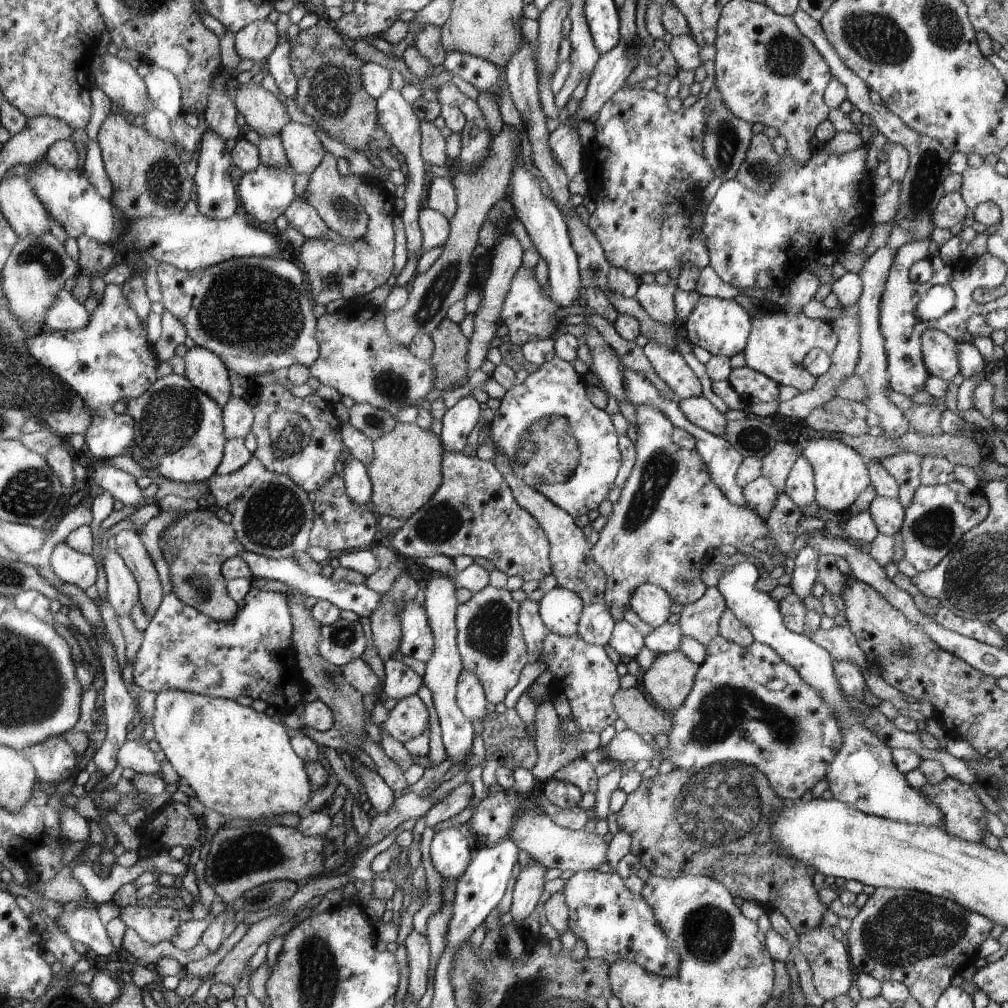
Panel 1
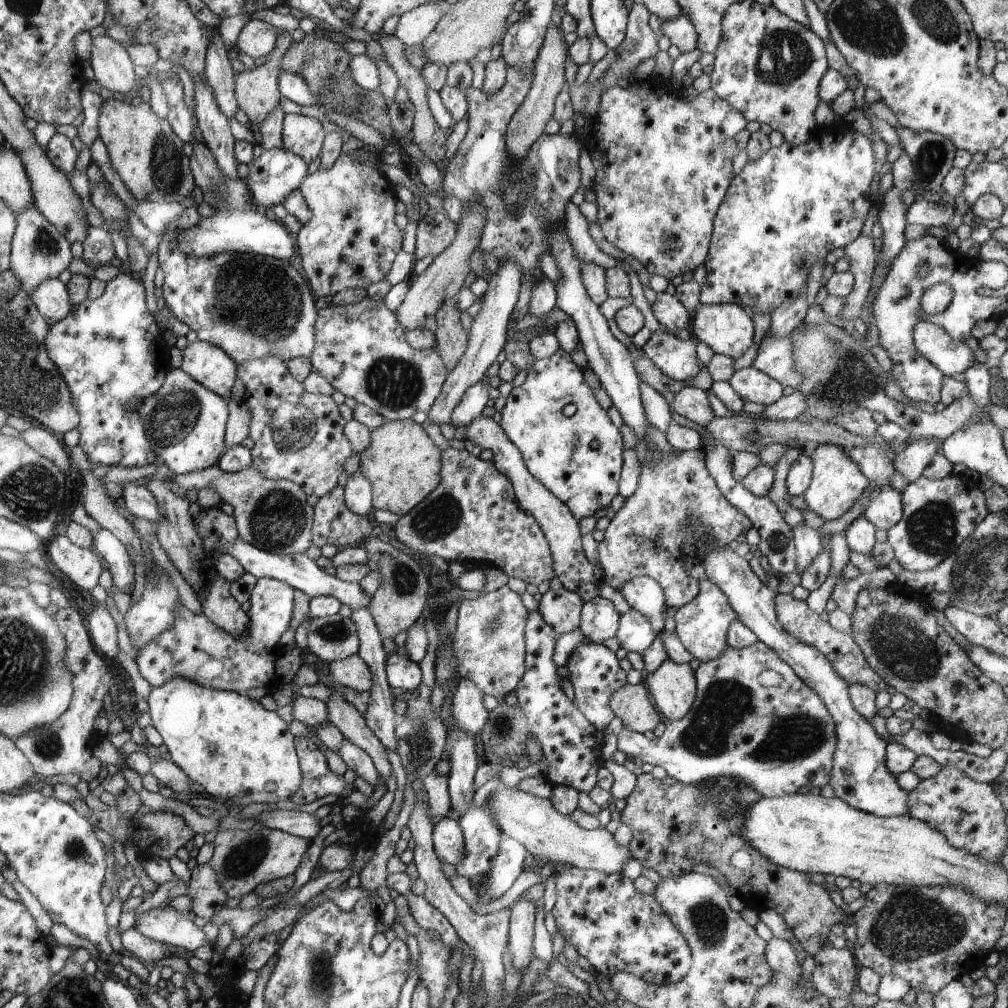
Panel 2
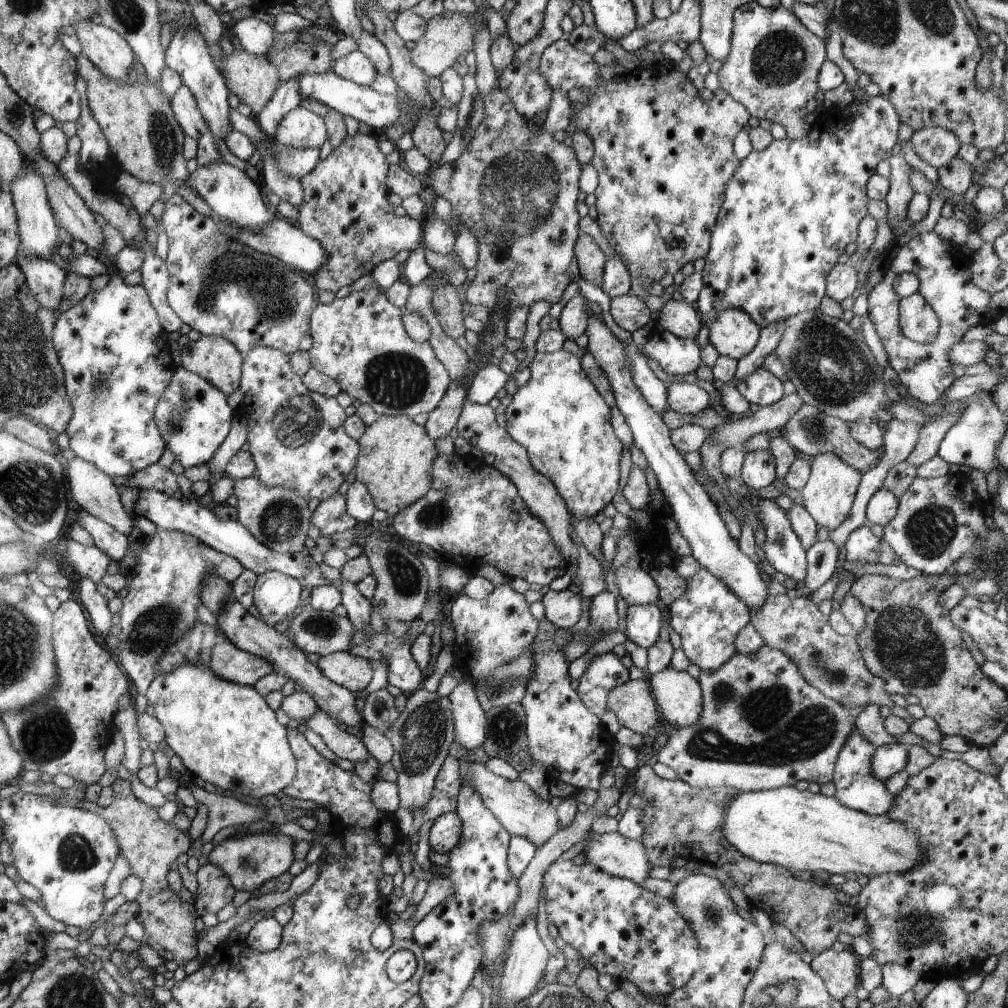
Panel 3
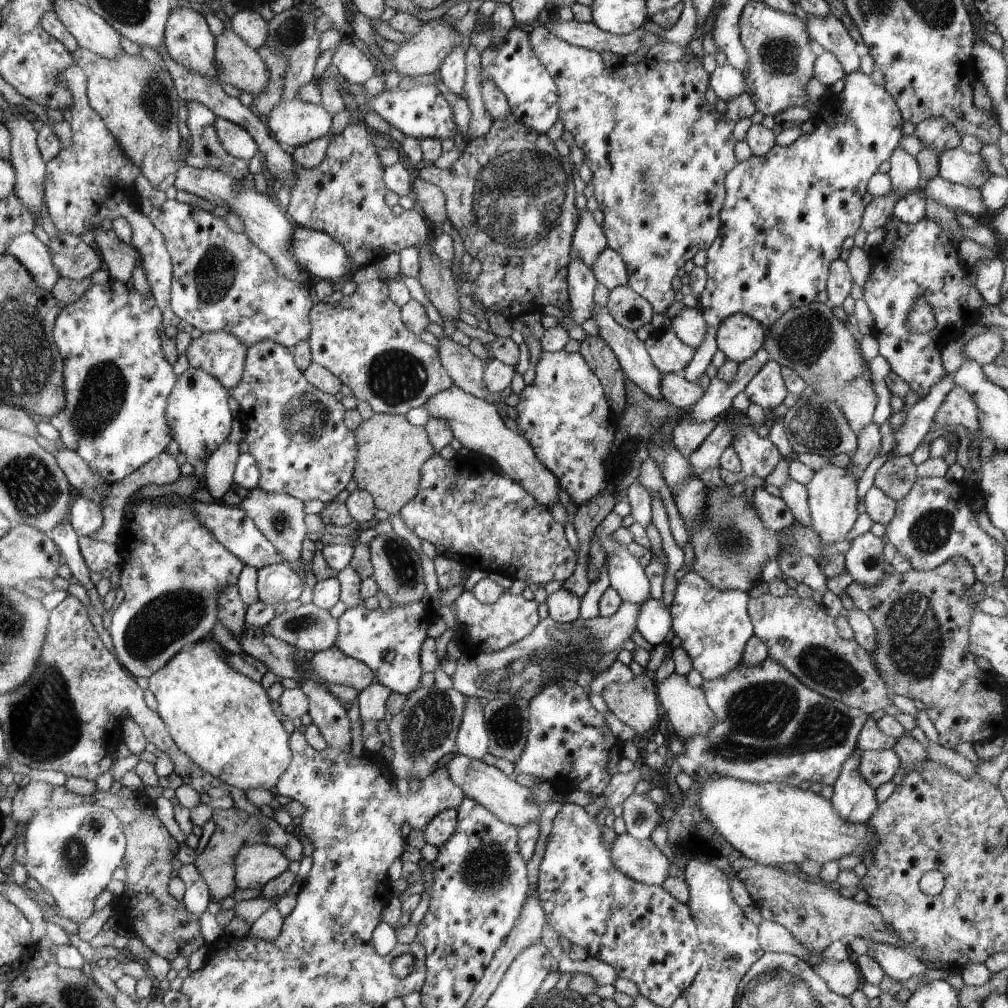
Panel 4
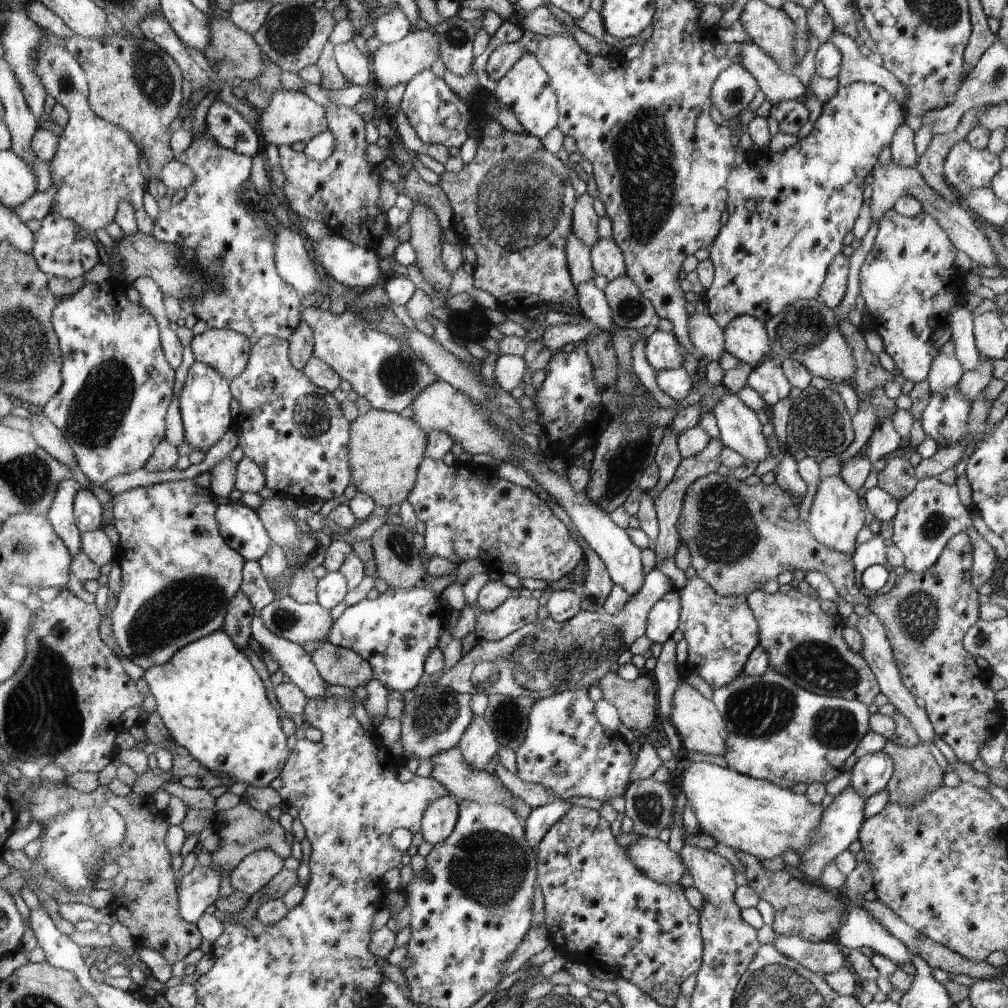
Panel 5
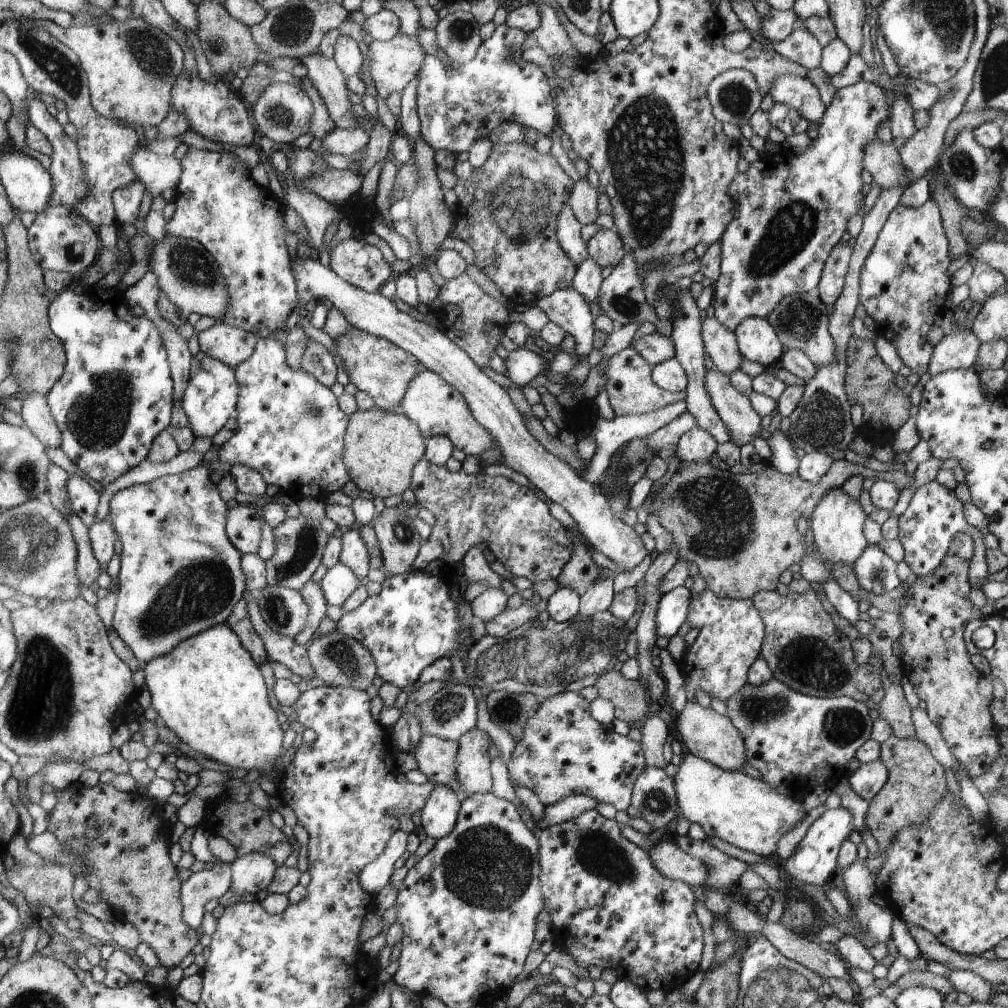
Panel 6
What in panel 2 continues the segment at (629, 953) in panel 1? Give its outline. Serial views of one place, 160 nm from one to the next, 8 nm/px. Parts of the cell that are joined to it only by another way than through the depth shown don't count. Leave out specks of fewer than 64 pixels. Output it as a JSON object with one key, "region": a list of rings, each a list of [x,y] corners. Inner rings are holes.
{"region":[[[565,865],[558,866],[555,871],[558,900],[551,912],[556,919],[558,934],[562,934],[562,938],[588,960],[597,974],[612,977],[620,972],[631,973],[656,986],[674,985],[687,976],[692,968],[690,946],[653,895],[638,892],[634,881],[623,874],[605,874]]]}

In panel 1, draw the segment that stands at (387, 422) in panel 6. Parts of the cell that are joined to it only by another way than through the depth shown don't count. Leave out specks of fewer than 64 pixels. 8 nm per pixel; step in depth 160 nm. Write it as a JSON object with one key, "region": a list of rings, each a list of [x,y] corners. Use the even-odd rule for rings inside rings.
{"region":[[[399,423],[391,433],[384,434],[373,442],[374,460],[367,466],[367,473],[371,480],[370,505],[376,514],[392,516],[392,518],[410,517],[423,508],[443,484],[442,462],[445,453],[442,439],[430,429],[424,430],[414,423]]]}

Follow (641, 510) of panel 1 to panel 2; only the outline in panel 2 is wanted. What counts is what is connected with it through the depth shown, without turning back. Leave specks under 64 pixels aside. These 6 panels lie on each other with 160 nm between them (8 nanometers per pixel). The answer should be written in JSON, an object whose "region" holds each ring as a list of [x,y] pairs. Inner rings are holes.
{"region":[[[641,383],[639,388],[648,422],[662,433],[668,431],[674,422],[668,400],[658,390],[654,390],[650,384]],[[703,448],[676,451],[676,454],[649,452],[642,463],[636,492],[626,498],[626,504],[616,512],[604,532],[604,540],[598,544],[598,562],[600,567],[604,566],[604,574],[608,574],[608,584],[620,591],[630,578],[648,576],[662,586],[667,607],[681,608],[691,602],[698,596],[699,580],[686,574],[686,560],[682,554],[684,546],[694,546],[696,542],[696,524],[704,526],[710,538],[728,544],[738,540],[740,534],[747,533],[753,527],[750,520],[720,493],[717,483],[706,467],[706,452]]]}

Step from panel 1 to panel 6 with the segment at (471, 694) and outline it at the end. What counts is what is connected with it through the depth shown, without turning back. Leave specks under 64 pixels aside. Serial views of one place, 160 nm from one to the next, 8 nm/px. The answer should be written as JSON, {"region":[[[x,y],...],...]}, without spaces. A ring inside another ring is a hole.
{"region":[[[475,727],[457,742],[459,754],[455,759],[455,777],[459,778],[462,786],[462,797],[490,793],[492,788],[490,758],[488,758],[490,736],[484,730]]]}

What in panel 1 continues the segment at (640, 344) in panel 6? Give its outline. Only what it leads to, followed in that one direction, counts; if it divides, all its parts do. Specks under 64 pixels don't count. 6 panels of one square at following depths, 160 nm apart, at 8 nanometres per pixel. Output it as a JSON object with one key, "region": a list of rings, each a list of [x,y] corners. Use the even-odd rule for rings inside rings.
{"region":[[[649,341],[644,347],[645,357],[662,382],[677,396],[678,401],[702,396],[702,385],[682,355],[670,347]]]}

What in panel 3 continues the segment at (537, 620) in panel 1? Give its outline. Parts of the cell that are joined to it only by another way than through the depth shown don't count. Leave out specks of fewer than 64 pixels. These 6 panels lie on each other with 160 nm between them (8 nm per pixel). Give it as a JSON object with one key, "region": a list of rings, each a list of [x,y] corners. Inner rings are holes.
{"region":[[[544,618],[540,621],[540,628],[539,632],[536,633],[535,642],[531,645],[533,674],[525,684],[526,691],[520,703],[526,715],[527,745],[533,762],[540,762],[547,771],[558,770],[560,773],[559,780],[578,788],[579,791],[600,790],[600,777],[606,769],[610,768],[611,746],[615,738],[600,723],[598,716],[582,701],[578,691],[572,688],[572,679],[568,674],[569,664],[555,640],[557,629]]]}

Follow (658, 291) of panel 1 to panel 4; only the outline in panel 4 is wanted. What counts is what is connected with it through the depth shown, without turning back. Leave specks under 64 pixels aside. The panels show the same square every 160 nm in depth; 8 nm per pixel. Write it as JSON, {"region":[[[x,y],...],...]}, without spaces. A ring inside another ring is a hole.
{"region":[[[698,306],[682,309],[671,319],[670,329],[688,346],[697,349],[701,344],[705,344],[707,324]]]}

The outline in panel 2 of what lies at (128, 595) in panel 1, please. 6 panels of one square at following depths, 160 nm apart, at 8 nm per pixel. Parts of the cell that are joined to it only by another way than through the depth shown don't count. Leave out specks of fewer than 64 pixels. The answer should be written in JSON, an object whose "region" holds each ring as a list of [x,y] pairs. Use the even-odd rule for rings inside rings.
{"region":[[[101,529],[93,538],[93,549],[100,552],[108,571],[120,592],[128,593],[135,584],[134,565],[126,548],[114,537],[110,530]]]}

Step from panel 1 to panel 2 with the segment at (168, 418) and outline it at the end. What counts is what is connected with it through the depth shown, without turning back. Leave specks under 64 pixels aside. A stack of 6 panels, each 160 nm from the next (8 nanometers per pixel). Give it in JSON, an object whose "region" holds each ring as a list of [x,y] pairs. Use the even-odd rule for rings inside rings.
{"region":[[[171,369],[163,388],[142,402],[128,406],[144,418],[147,436],[152,450],[174,474],[184,475],[216,465],[227,450],[224,444],[224,428],[228,418],[226,400],[196,382],[181,369]]]}

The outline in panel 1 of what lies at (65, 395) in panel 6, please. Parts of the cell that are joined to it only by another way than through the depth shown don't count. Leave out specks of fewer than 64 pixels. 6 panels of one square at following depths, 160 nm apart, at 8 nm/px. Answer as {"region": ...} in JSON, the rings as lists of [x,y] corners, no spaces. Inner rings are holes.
{"region":[[[112,283],[105,286],[102,302],[91,312],[90,320],[83,329],[72,332],[46,329],[30,338],[28,350],[30,354],[36,354],[36,359],[42,366],[48,367],[48,370],[67,382],[91,408],[92,426],[84,434],[86,448],[90,450],[90,454],[104,462],[120,454],[131,456],[131,450],[135,448],[135,419],[129,414],[117,412],[115,405],[120,401],[134,401],[151,388],[157,379],[155,365],[158,359],[152,346],[148,344],[146,324],[139,319],[135,310],[132,310],[122,286]]]}

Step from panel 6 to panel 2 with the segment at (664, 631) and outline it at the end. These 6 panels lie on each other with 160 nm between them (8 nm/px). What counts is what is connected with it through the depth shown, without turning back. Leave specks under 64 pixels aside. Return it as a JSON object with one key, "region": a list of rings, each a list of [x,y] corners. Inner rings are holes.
{"region":[[[628,610],[620,616],[619,628],[616,632],[616,640],[620,647],[630,652],[642,654],[654,642],[657,634],[650,624],[650,620],[636,610]]]}

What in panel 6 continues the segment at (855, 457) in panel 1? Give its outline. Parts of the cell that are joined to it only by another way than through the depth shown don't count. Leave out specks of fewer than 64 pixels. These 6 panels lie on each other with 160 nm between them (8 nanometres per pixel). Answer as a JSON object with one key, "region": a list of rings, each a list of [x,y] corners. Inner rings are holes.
{"region":[[[840,488],[828,492],[818,505],[812,516],[810,516],[810,528],[814,534],[815,550],[823,562],[828,564],[850,564],[853,565],[862,552],[868,548],[869,543],[864,536],[866,514],[861,504],[850,498]]]}

